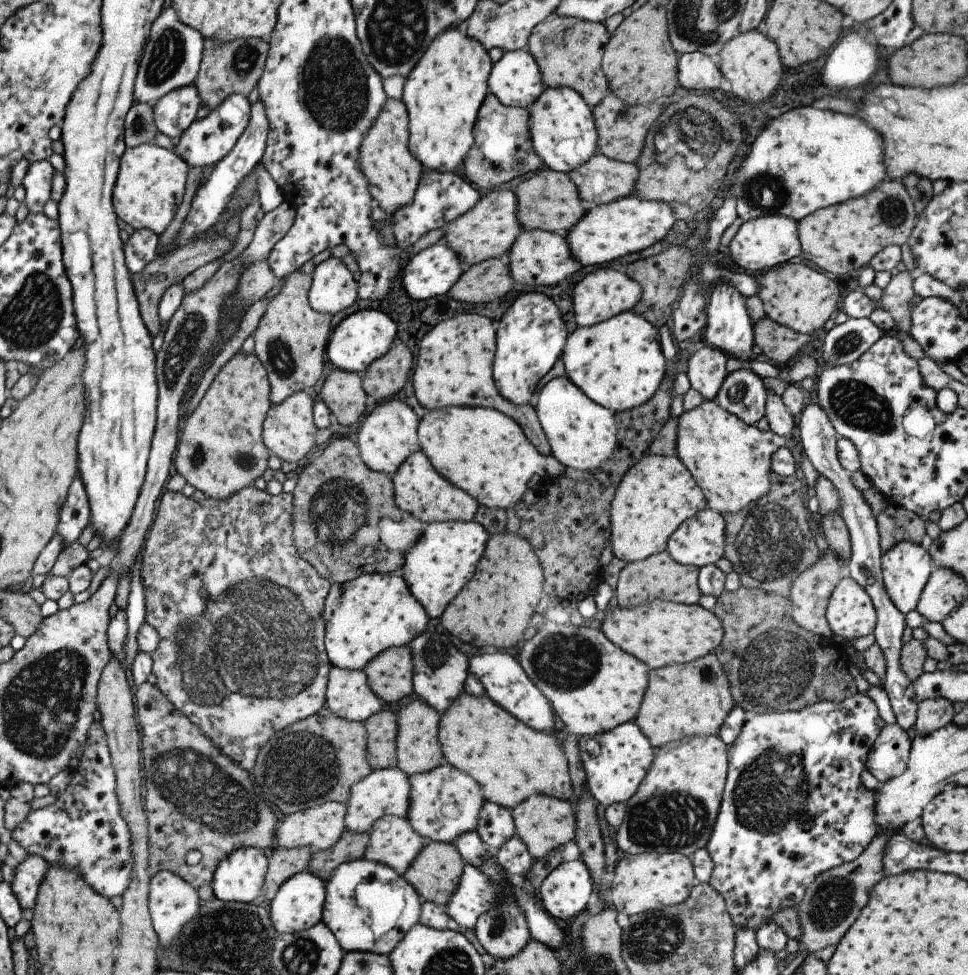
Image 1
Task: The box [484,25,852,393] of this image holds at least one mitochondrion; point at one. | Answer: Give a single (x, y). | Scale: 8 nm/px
(690, 141)

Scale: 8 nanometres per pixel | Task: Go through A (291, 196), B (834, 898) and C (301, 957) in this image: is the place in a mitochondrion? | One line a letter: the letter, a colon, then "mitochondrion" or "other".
A: other
B: mitochondrion
C: mitochondrion

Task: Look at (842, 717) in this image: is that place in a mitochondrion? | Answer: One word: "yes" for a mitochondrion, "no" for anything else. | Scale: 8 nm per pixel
no

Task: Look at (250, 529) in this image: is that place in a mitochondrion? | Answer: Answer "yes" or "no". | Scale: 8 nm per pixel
no

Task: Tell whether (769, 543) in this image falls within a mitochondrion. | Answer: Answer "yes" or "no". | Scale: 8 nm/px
yes

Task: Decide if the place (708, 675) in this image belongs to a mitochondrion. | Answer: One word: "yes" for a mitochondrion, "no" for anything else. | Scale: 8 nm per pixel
yes

